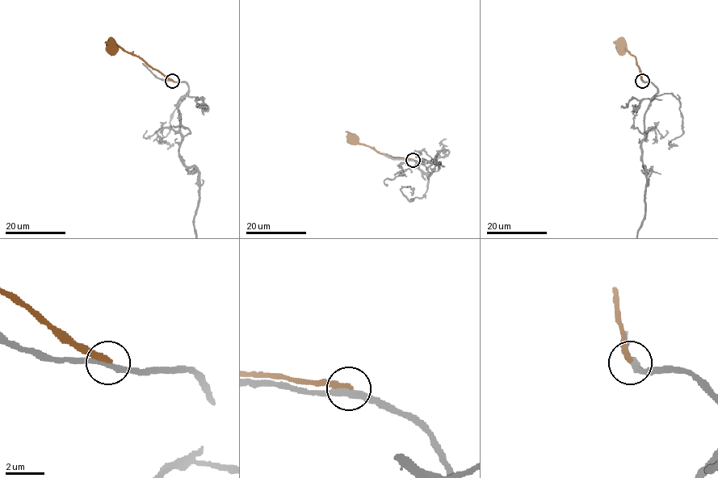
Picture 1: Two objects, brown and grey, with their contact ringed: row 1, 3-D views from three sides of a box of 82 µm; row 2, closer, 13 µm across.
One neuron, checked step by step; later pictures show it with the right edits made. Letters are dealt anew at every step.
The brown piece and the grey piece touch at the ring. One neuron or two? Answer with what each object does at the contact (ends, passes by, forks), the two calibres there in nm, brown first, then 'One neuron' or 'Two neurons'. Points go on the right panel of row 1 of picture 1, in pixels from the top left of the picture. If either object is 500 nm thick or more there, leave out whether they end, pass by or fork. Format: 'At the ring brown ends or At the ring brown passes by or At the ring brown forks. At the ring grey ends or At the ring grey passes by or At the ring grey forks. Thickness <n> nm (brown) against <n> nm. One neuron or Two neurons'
At the ring brown ends. At the ring grey passes by. Thickness 280 nm (brown) against 240 nm. Two neurons

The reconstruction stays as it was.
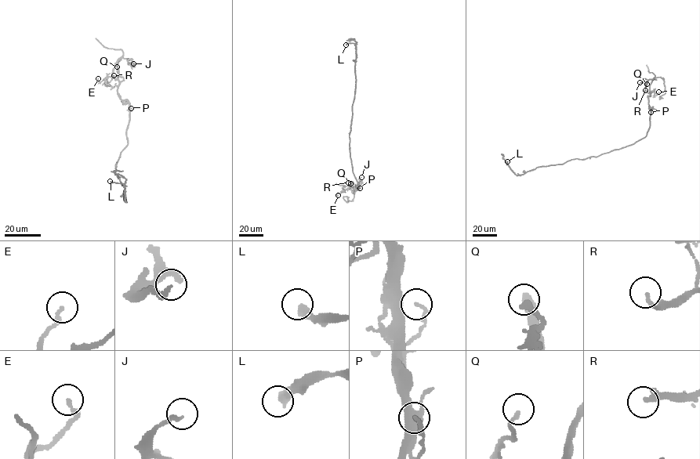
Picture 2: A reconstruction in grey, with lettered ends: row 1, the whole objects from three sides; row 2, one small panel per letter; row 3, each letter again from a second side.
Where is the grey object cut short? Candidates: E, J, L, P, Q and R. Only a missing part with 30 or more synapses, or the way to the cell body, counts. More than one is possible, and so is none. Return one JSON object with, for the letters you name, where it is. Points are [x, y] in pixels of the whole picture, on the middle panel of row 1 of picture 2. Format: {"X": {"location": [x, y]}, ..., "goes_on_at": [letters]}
{"goes_on_at": []}

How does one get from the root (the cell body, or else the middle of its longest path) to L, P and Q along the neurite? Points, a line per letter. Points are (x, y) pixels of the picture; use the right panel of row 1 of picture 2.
L: (616, 149), (596, 157), (538, 166), (520, 175), (514, 173), (507, 161)
P: (616, 149), (634, 144), (646, 136), (651, 112)
Q: (616, 149), (634, 144), (646, 135), (651, 113), (650, 94), (645, 90), (647, 84)

